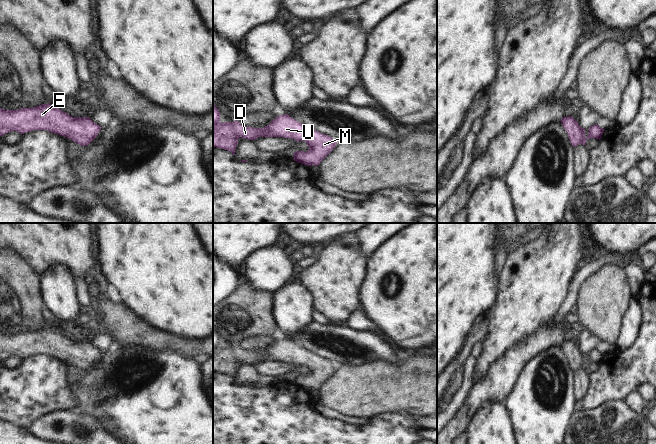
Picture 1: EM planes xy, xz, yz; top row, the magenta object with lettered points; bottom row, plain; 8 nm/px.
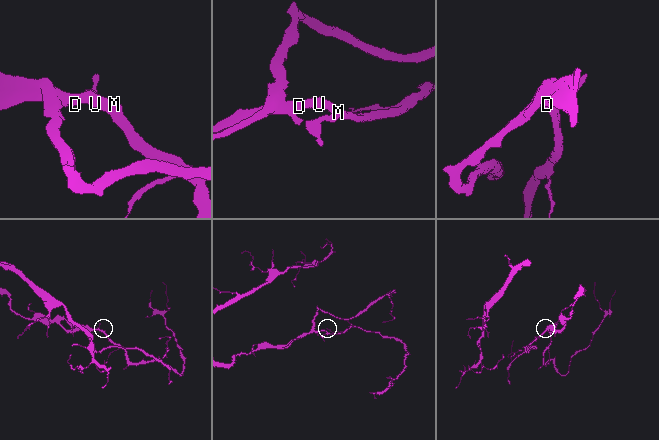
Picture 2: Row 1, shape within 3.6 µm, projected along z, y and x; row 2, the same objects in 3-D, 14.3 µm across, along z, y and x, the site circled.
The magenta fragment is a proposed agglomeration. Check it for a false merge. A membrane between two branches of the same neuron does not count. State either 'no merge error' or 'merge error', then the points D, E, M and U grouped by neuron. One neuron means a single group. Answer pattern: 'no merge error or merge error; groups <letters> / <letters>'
no merge error; groups D E M U

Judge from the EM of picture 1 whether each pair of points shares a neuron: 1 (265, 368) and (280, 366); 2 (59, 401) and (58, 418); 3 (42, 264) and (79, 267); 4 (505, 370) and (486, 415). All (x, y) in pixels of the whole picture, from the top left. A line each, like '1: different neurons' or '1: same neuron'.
1: same neuron
2: different neurons
3: same neuron
4: different neurons

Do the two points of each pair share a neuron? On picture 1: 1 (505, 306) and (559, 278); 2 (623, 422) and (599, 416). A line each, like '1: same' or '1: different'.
1: same
2: same

